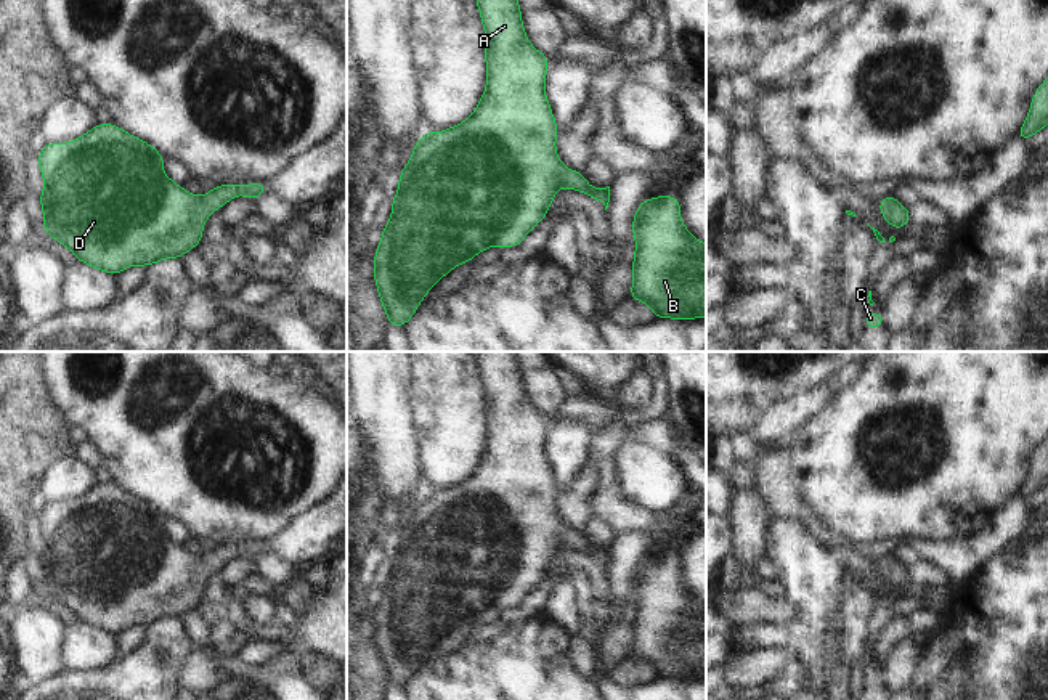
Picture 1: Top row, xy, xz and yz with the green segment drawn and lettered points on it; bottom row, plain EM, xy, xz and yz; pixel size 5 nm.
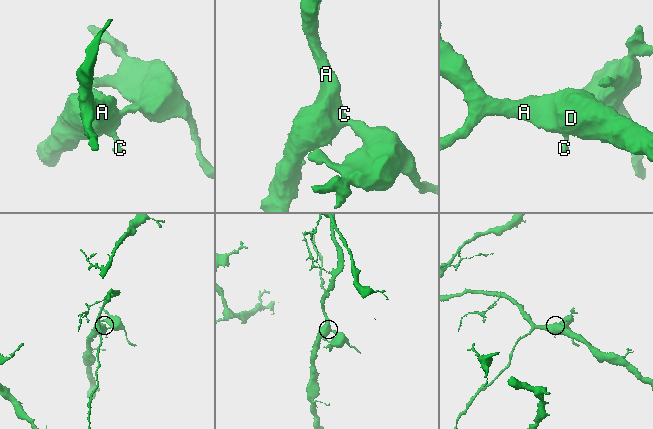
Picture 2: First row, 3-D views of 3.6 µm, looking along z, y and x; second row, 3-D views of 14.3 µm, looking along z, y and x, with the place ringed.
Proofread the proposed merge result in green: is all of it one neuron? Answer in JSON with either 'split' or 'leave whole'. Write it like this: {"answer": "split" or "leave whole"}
{"answer": "leave whole"}

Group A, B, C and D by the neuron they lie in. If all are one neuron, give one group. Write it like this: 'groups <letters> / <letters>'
groups A B C D

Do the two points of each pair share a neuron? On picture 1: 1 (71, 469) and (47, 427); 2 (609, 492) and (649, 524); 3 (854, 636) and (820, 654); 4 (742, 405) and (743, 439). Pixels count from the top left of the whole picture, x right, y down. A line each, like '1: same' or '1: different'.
1: different
2: same
3: different
4: different

